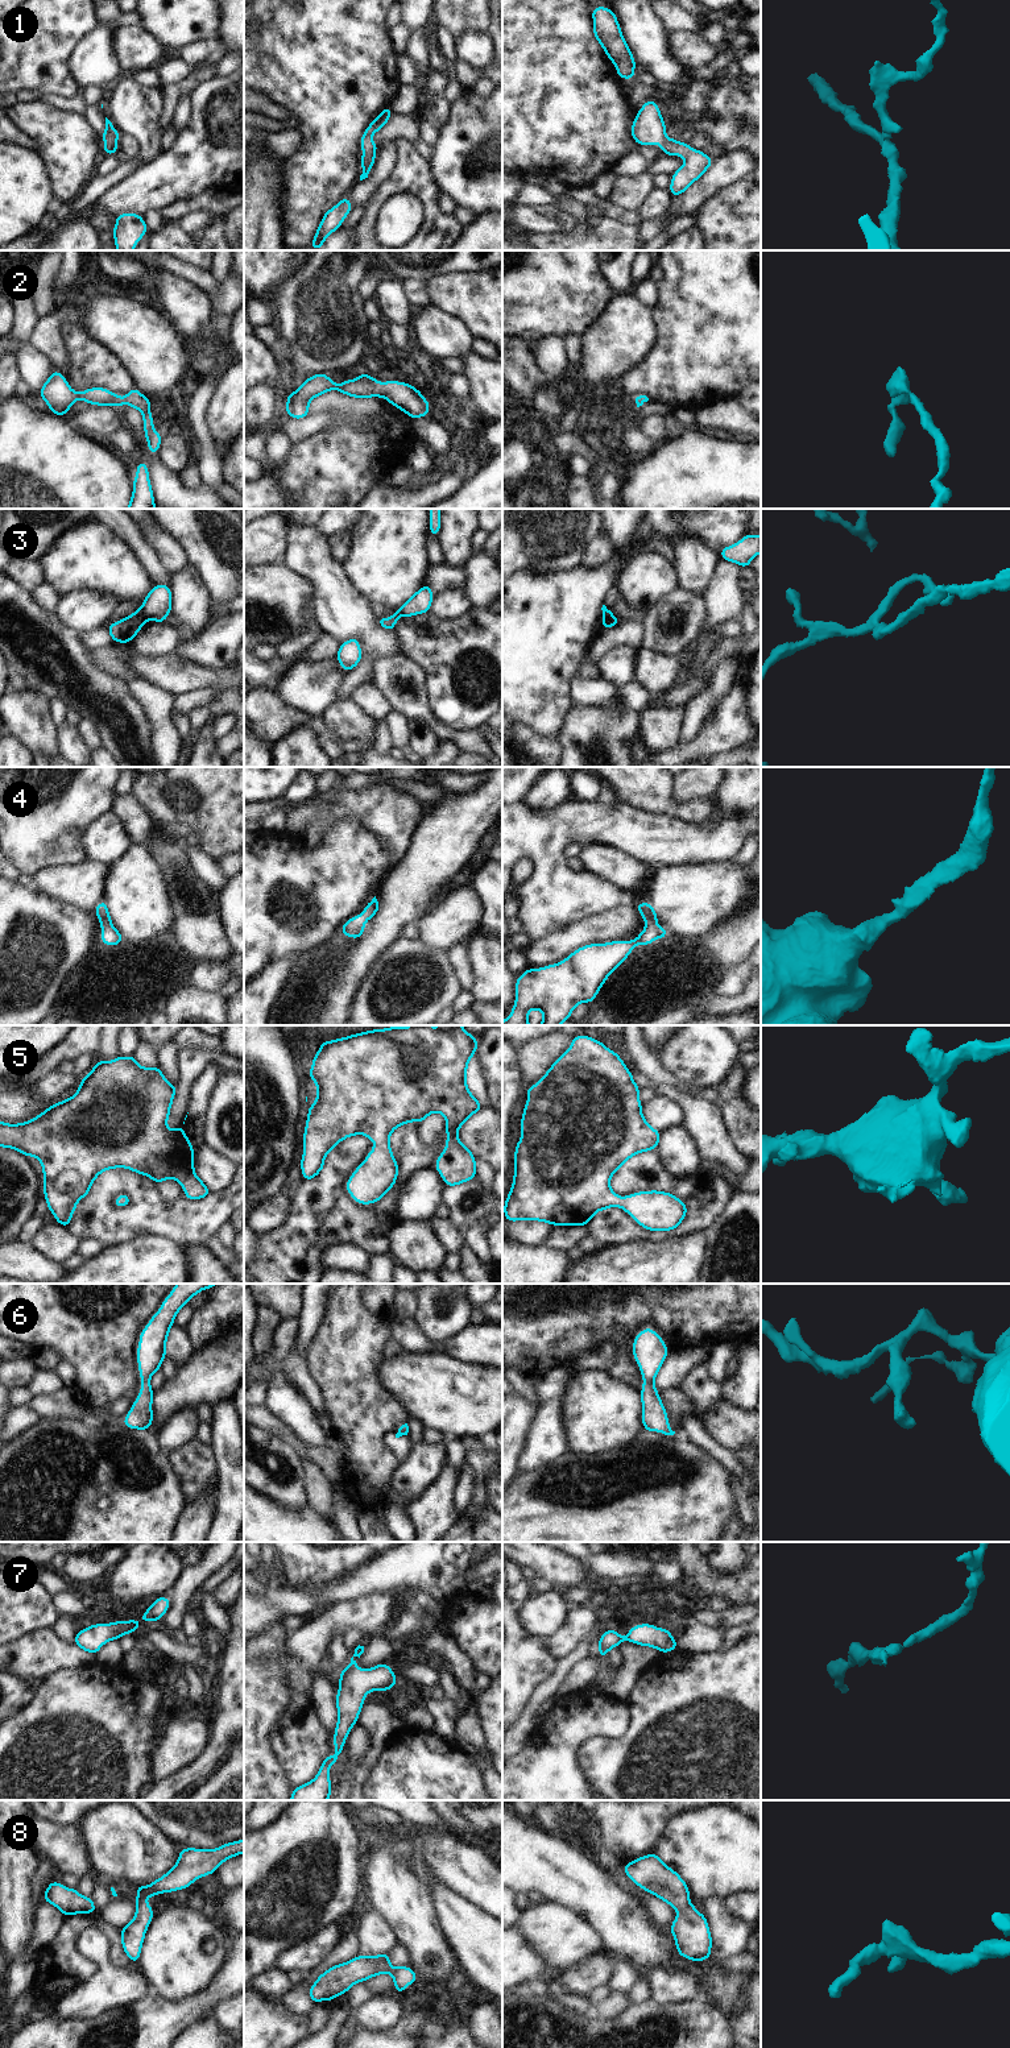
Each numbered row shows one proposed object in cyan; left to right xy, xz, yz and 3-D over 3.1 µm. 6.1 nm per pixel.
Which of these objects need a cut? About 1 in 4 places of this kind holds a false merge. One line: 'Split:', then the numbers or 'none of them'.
Split: 3

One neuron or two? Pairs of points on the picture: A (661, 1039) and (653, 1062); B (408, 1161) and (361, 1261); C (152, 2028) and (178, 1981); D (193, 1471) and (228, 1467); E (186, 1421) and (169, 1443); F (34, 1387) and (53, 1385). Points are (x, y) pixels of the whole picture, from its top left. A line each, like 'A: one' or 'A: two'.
A: two
B: two
C: two
D: two
E: one
F: one

